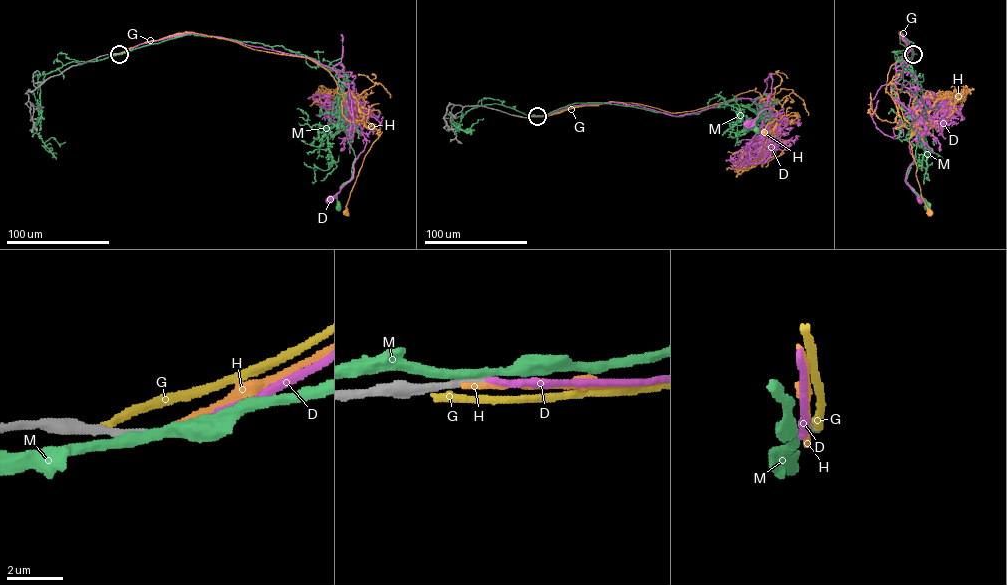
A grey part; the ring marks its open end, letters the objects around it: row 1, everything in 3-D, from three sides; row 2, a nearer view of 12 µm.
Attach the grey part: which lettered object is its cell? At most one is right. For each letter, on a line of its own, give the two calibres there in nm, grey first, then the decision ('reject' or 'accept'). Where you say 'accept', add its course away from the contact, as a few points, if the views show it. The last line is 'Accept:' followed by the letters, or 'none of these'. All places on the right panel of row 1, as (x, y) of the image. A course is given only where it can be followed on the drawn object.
D: 280/280 nm | accept | via (913, 54), (899, 33), (912, 48), (895, 64), (895, 88), (918, 131), (905, 182), (920, 200)
G: 320/240 nm | reject
H: 280/260 nm | reject
M: 320/340 nm | reject
Accept: D

